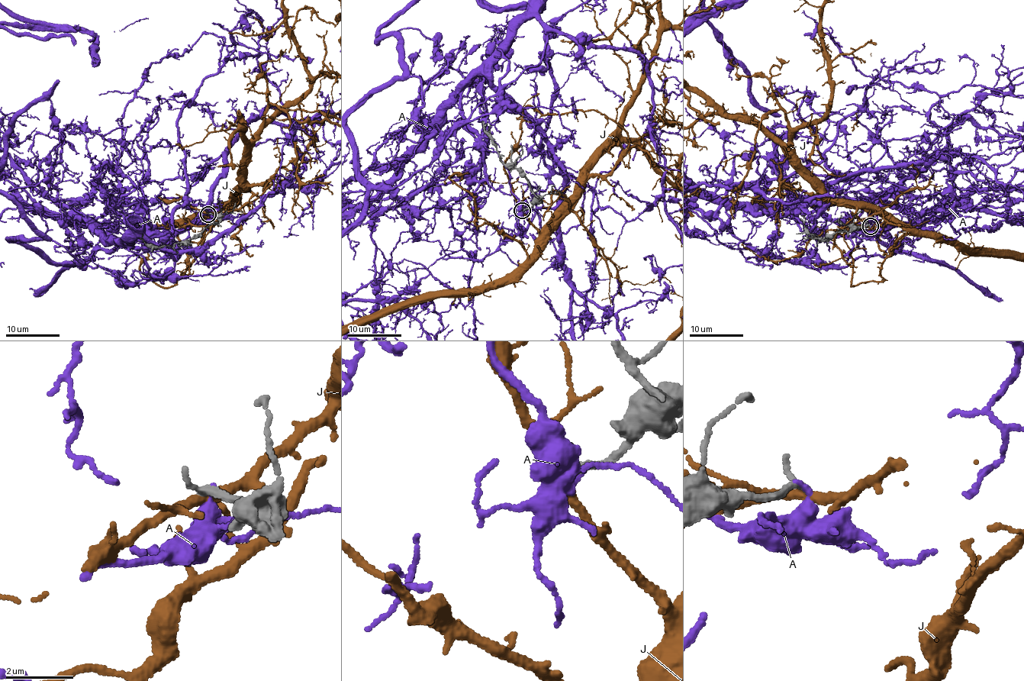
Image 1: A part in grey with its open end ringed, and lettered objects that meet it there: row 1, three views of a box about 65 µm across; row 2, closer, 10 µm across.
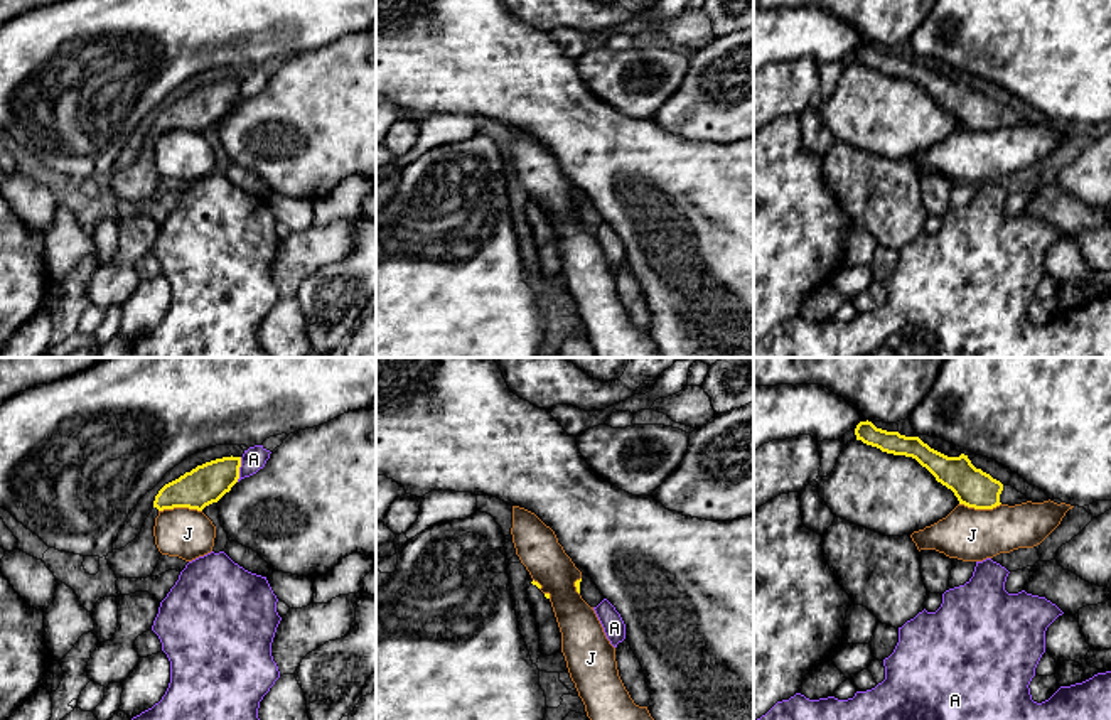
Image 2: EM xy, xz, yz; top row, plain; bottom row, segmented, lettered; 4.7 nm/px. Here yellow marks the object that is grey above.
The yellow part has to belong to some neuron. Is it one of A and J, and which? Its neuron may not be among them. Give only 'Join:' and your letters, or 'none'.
Join: none

